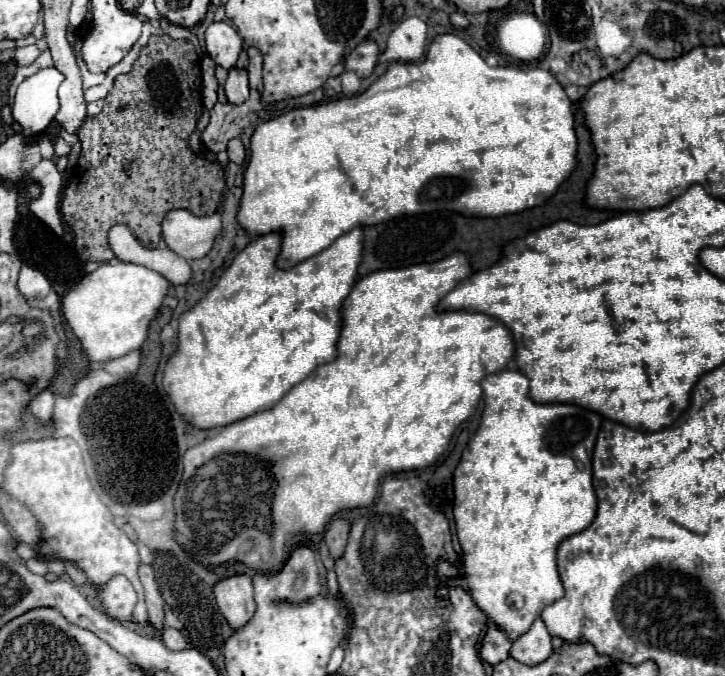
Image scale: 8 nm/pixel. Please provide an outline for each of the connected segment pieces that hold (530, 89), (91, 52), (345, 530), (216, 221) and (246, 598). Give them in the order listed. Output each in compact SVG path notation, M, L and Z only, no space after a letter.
M440 34L432 40L428 54L422 62L396 62L362 94L338 98L328 104L308 106L290 110L274 120L258 124L252 134L250 142L250 162L244 174L244 194L238 210L238 222L250 234L268 234L270 230L282 232L282 252L278 258L278 268L292 268L302 260L326 250L336 238L350 232L354 226L372 226L380 224L398 216L406 214L424 214L436 210L454 210L464 216L506 216L518 214L522 210L534 208L544 204L552 198L558 186L568 180L568 176L578 166L578 138L574 130L574 114L572 114L572 100L568 98L564 86L558 78L542 68L536 66L488 66L480 54L462 38L454 34Z
M100 2L100 6L92 10L92 18L94 26L90 24L88 32L84 34L88 42L82 42L82 60L86 62L92 74L100 74L108 72L130 52L134 42L140 38L143 21L134 13L124 12L118 2Z
M334 518L328 524L328 530L326 530L324 538L326 538L326 544L330 548L332 558L340 558L342 556L342 552L346 548L346 542L348 542L348 534L350 534L350 520Z
M170 210L162 221L162 238L167 247L186 260L208 256L220 232L220 210L212 216L194 216L190 210Z
M234 574L218 580L214 586L214 596L220 612L230 622L232 628L244 626L256 610L252 582L248 574Z

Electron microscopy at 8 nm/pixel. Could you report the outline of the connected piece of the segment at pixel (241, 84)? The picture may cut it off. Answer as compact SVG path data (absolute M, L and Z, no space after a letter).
M232 68L224 90L230 104L242 104L248 98L248 72L240 68Z

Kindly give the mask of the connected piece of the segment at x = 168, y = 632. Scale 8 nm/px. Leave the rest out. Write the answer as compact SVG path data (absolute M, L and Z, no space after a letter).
M166 628L164 634L162 634L162 642L170 648L170 650L184 650L188 646L186 638L182 636L180 630L174 630L174 628Z

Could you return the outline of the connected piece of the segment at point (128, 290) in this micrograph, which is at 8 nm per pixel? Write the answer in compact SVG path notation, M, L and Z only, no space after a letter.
M104 262L92 274L68 288L68 294L62 298L62 312L88 358L92 362L104 362L142 348L152 320L158 316L168 296L168 288L168 280L146 266Z

